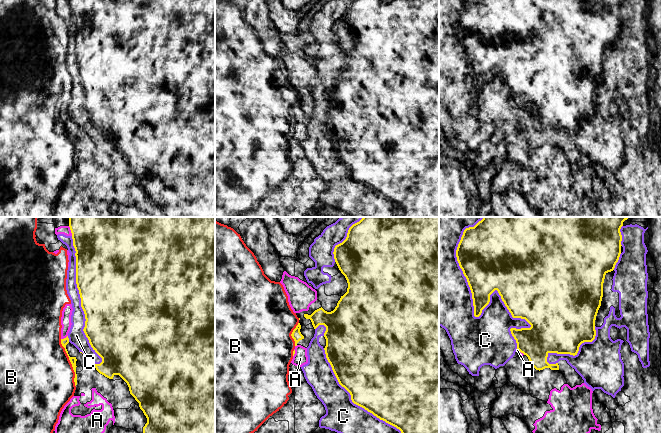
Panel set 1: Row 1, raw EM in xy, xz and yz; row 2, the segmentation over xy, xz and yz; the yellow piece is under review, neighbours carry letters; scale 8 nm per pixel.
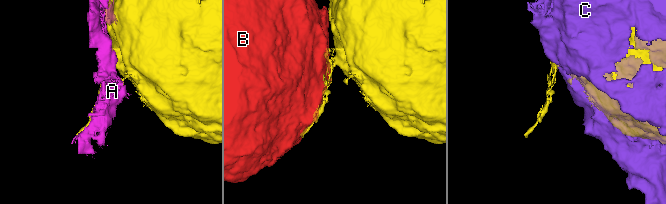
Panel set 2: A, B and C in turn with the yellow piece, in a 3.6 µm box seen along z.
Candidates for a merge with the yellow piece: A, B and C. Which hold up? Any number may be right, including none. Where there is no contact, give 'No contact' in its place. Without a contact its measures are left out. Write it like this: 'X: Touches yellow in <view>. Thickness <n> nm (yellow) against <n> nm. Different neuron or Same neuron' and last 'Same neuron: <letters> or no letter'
A: Touches yellow in xy. Thickness 60 nm (yellow) against 80 nm. Different neuron
B: Touches yellow in xy. Thickness 60 nm (yellow) against 500 nm. Different neuron
C: Touches yellow in yz. Thickness 260 nm (yellow) against 400 nm. Same neuron
Same neuron: C

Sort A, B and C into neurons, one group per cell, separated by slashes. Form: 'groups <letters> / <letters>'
groups A B / C

